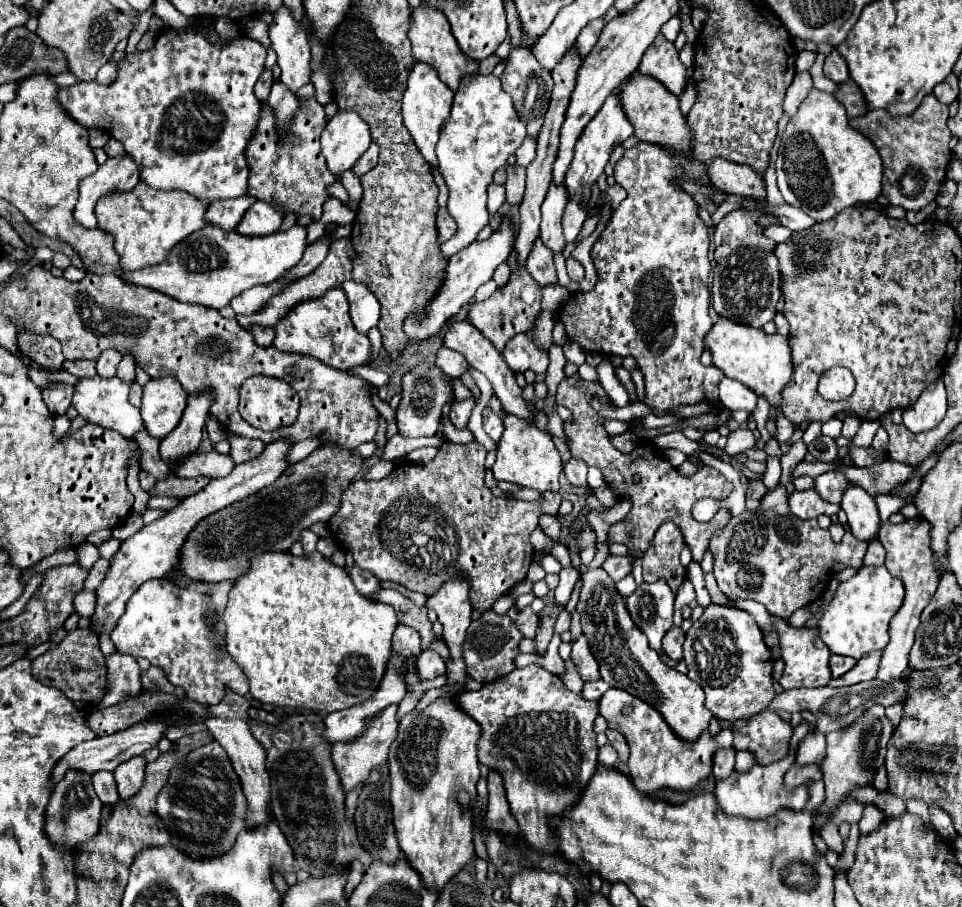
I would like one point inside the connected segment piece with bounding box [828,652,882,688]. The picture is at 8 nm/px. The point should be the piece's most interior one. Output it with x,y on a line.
866,669

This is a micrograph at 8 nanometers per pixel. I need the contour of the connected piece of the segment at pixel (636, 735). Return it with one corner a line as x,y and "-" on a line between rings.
610,688
608,694
604,694
600,700
600,714
606,718
608,728
614,728
626,736
630,746
630,760
628,760
630,778
634,786
644,794
658,788
690,792
694,786
698,786
702,780
710,776
714,750
732,748
730,730
720,730
716,736
712,736
710,730
706,730
702,732
702,736
698,736
698,740
692,742
678,738
656,708
652,708
644,700
634,698
626,690

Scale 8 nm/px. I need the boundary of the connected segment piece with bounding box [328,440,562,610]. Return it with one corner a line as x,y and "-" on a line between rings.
446,440
438,456
428,464
402,462
382,480
356,478
342,495
340,509
329,520
328,527
336,542
354,556
356,566
372,572
382,582
390,580
412,592
430,596
452,578
456,570
462,570
470,576
470,600
474,610
490,610
500,596
526,578
534,558
530,534
538,526
538,516
542,512
558,514
562,498
558,492
544,492
540,504
496,498
484,484
484,458
486,450
478,442
454,444

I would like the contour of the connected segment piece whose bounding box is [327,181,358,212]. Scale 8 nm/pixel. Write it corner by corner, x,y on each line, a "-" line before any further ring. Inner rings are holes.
337,181
334,184
329,185
327,190
330,196
338,198
345,206
350,207
355,212
357,211
358,203
350,200
348,193
341,181

